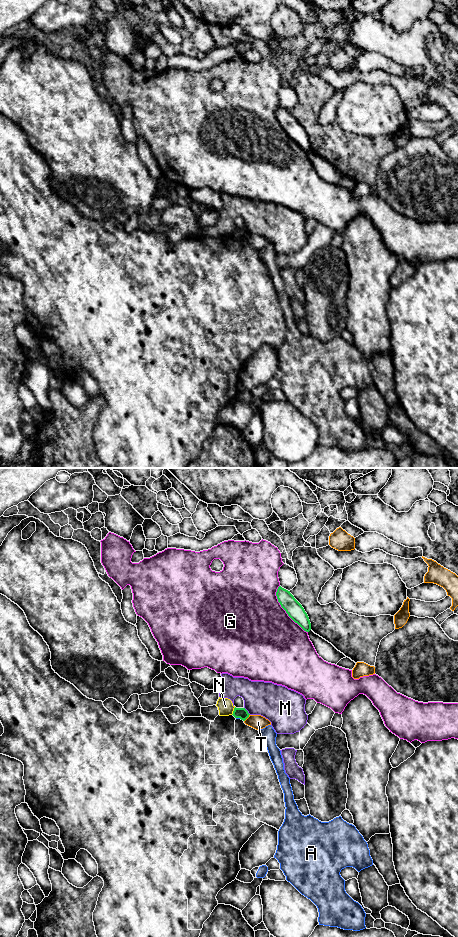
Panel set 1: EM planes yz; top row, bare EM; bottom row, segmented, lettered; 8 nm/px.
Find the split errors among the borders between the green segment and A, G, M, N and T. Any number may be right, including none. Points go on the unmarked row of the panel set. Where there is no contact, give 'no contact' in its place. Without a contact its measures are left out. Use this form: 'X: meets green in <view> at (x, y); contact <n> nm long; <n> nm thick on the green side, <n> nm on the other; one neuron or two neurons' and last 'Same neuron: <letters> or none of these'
A: meets green in yz at (238, 237); contact 40 nm long; 90 nm thick on the green side, 20 nm on the other; two neurons
G: meets green in yz at (284, 129); contact 440 nm long; 140 nm thick on the green side, 500 nm on the other; two neurons
M: meets green in yz at (247, 231); contact 80 nm long; 90 nm thick on the green side, 300 nm on the other; two neurons
N: meets green in yz at (233, 231); contact 70 nm long; 90 nm thick on the green side, 130 nm on the other; two neurons
T: meets green in yz at (247, 237); contact 80 nm long; 90 nm thick on the green side, 120 nm on the other; two neurons
Same neuron: none of these

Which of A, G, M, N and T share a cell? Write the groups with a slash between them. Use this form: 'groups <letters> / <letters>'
groups A / G / M N / T

